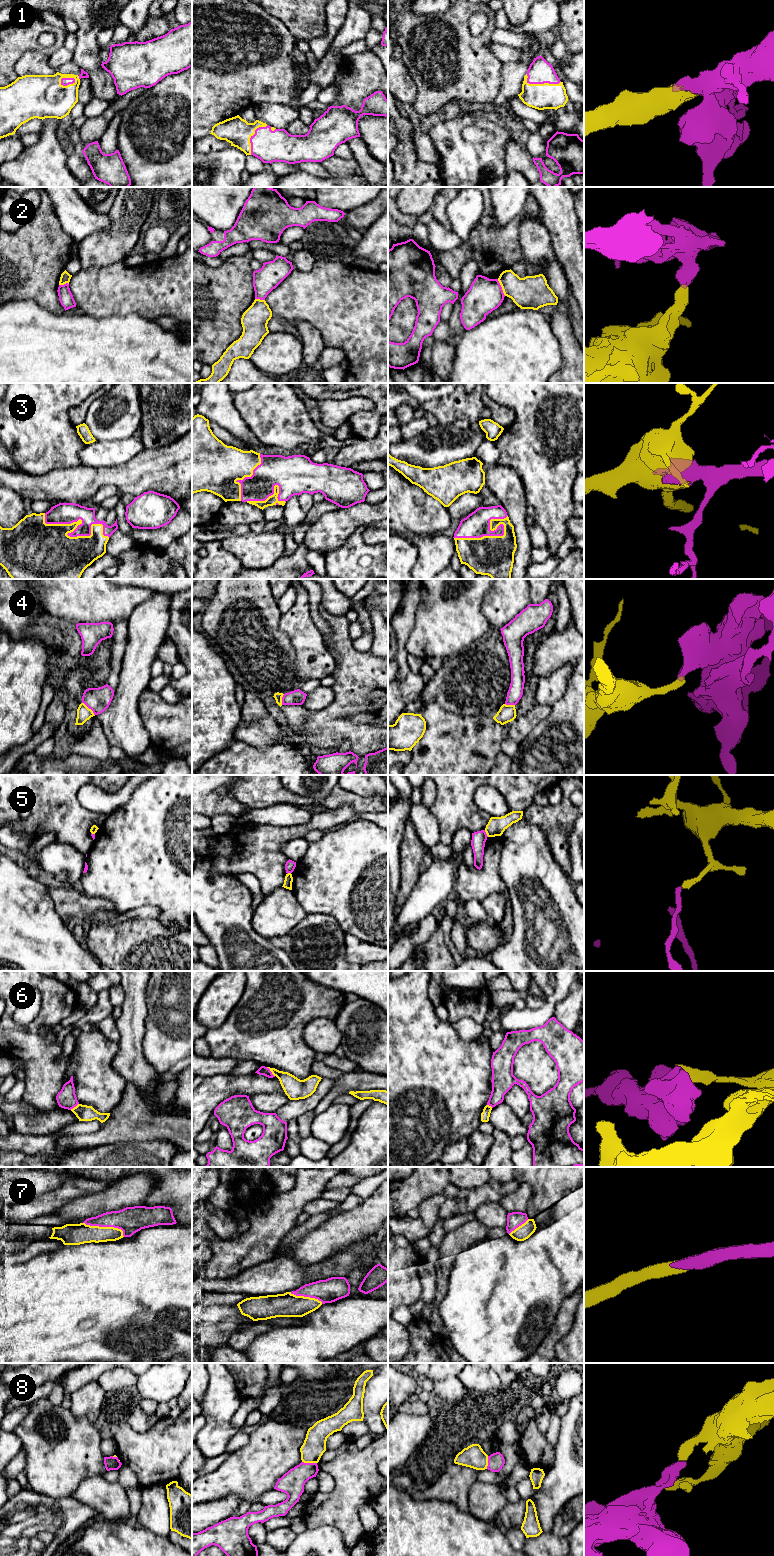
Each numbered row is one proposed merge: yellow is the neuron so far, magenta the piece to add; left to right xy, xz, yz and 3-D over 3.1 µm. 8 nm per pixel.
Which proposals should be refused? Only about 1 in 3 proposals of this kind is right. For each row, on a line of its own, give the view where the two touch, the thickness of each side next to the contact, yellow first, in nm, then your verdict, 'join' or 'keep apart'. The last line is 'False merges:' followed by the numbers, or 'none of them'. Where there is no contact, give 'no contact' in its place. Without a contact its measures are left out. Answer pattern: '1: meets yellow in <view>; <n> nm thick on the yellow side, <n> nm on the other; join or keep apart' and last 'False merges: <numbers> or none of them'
1: meets yellow in yz; 200 nm thick on the yellow side, 190 nm on the other; join
2: meets yellow in yz; 280 nm thick on the yellow side, 280 nm on the other; keep apart
3: meets yellow in xy; 460 nm thick on the yellow side, 180 nm on the other; join
4: meets yellow in xy; 110 nm thick on the yellow side, 190 nm on the other; keep apart
5: meets yellow in yz; 150 nm thick on the yellow side, 120 nm on the other; keep apart
6: meets yellow in xz; 170 nm thick on the yellow side, 70 nm on the other; keep apart
7: meets yellow in xy; 180 nm thick on the yellow side, 220 nm on the other; join
8: meets yellow in xz; 180 nm thick on the yellow side, 190 nm on the other; keep apart
False merges: 2, 4, 5, 6, 8

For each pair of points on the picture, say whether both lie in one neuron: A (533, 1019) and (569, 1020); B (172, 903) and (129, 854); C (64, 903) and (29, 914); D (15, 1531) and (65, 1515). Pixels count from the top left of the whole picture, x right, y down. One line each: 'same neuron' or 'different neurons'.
A: different neurons
B: same neuron
C: different neurons
D: same neuron

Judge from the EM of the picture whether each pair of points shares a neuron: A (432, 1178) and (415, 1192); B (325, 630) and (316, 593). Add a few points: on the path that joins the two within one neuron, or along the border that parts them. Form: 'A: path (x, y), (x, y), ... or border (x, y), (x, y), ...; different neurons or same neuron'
A: path (428, 1179), (419, 1188); same neuron
B: path (319, 621), (315, 615), (315, 602); same neuron

